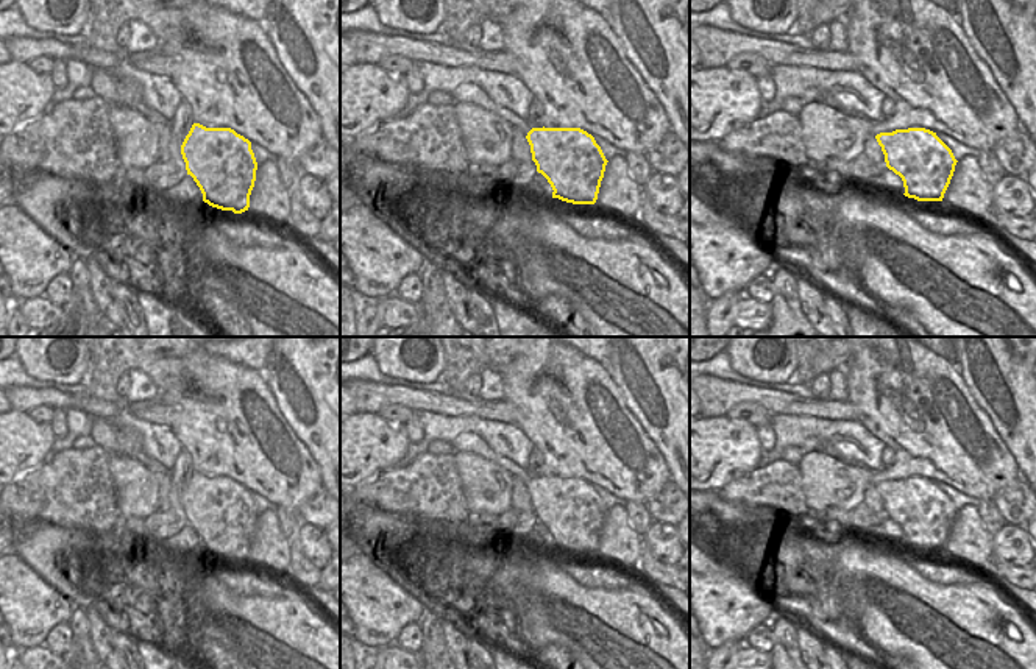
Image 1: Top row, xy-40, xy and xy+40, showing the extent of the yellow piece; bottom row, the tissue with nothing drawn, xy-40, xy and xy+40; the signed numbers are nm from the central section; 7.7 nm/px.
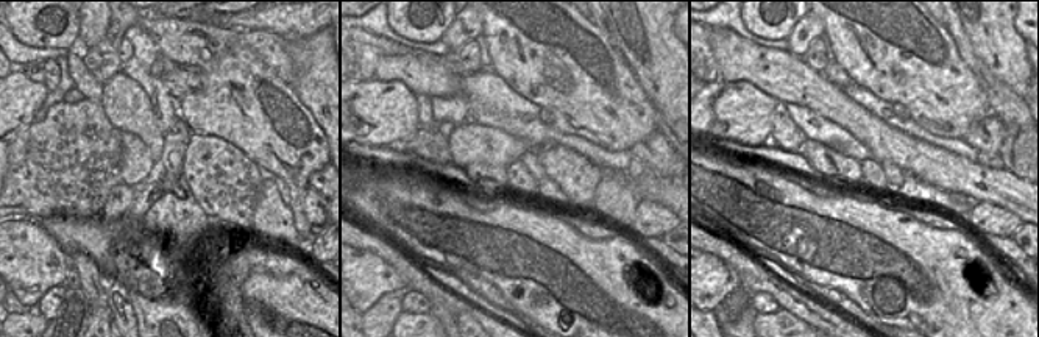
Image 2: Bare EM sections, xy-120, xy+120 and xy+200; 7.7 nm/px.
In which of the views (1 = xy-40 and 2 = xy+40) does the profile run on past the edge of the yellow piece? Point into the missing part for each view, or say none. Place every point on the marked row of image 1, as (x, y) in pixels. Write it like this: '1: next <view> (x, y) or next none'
1: next none
2: next none

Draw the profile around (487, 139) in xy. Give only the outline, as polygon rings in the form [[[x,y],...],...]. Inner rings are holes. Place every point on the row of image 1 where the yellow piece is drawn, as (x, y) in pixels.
[[[454,103],[468,164],[499,167],[512,159],[513,126],[471,103]]]

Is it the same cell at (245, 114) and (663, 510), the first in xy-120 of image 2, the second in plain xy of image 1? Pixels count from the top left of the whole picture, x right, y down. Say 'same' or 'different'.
different

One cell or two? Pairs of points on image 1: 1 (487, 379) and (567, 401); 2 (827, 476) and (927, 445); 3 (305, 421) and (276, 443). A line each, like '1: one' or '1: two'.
1: two
2: one
3: two

